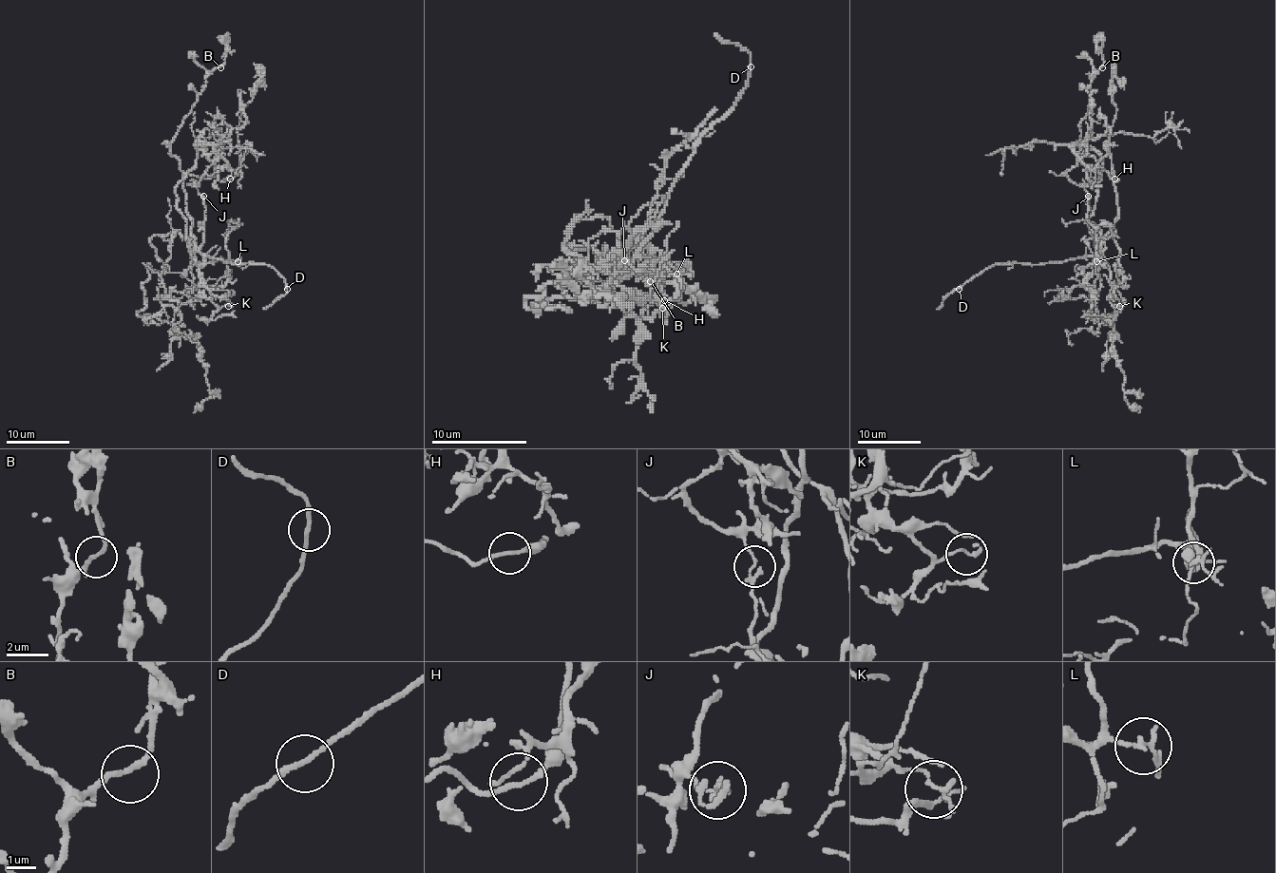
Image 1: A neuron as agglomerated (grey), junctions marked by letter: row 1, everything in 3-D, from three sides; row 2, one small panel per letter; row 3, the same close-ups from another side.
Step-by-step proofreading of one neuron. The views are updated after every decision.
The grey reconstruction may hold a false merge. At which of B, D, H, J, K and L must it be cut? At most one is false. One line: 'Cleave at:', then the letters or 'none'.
Cleave at: J

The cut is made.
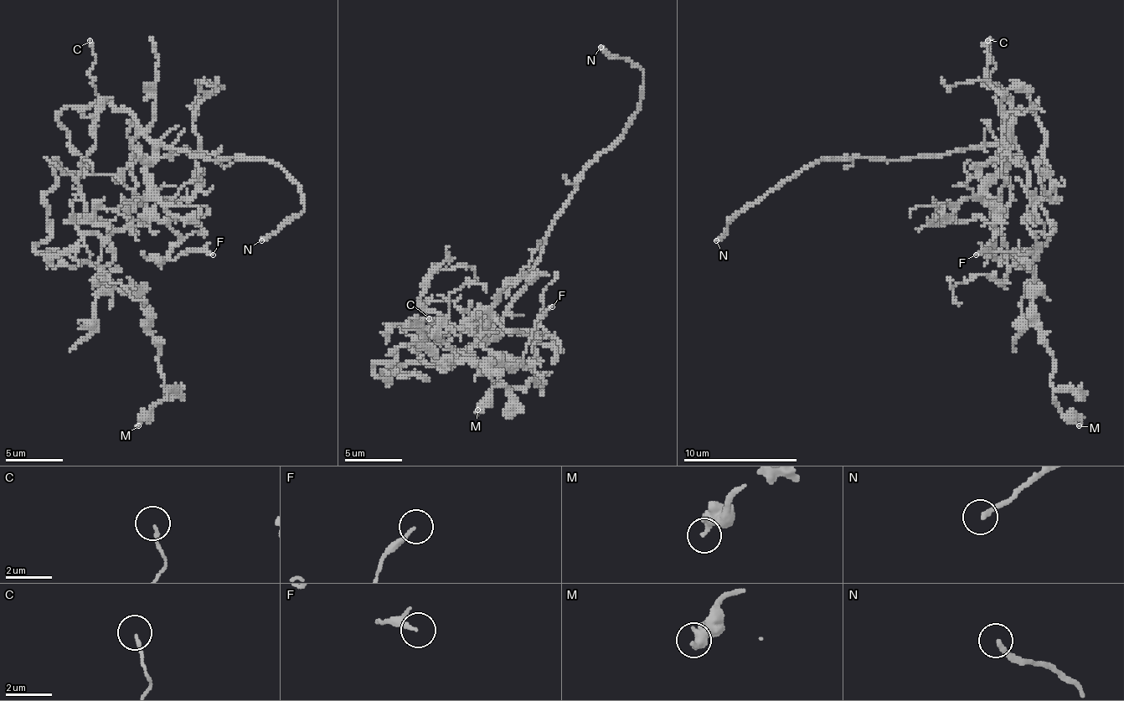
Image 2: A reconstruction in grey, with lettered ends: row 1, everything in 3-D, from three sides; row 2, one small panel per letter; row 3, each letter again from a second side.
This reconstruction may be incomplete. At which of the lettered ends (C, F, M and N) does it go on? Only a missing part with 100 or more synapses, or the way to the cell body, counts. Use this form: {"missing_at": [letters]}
{"missing_at": ["N"]}

